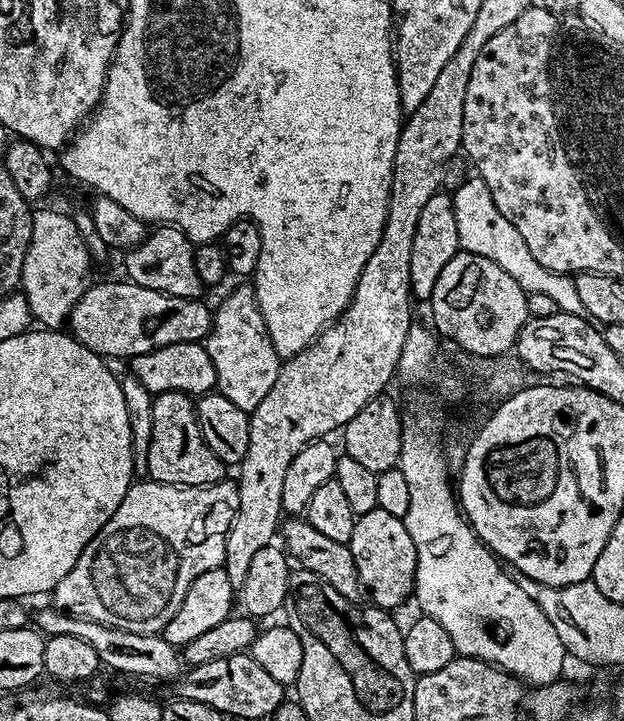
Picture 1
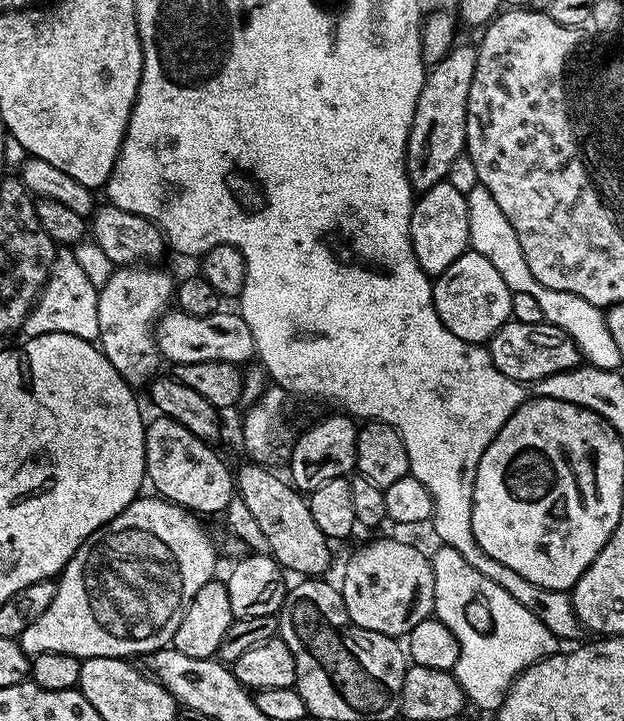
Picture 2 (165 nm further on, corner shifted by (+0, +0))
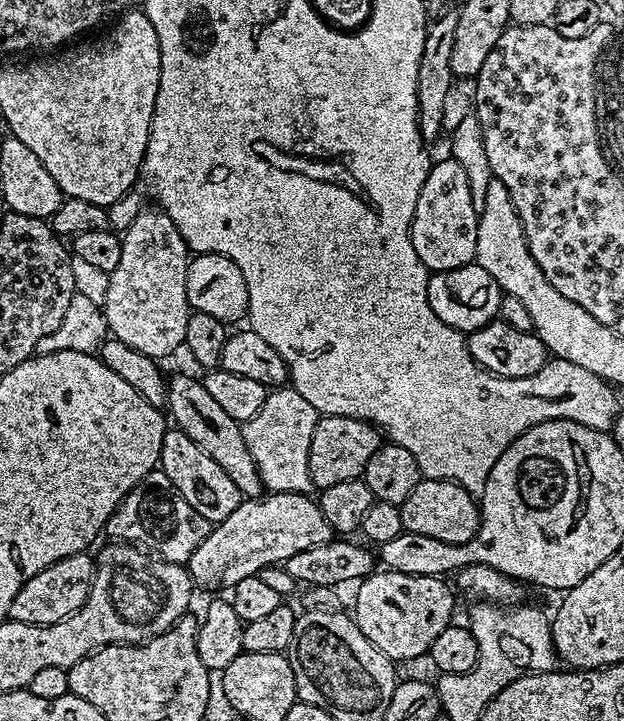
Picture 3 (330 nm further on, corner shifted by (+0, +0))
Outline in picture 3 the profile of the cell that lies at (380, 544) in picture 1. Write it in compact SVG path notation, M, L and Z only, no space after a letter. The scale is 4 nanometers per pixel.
M376 570L359 581L356 592L356 625L393 662L416 660L432 647L434 638L453 623L456 600L449 581L438 576L415 576L391 570Z

